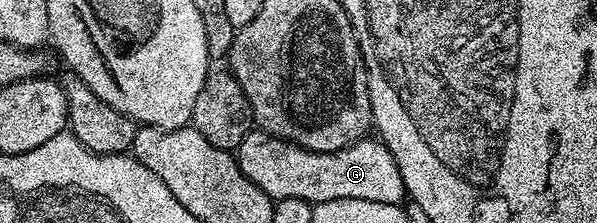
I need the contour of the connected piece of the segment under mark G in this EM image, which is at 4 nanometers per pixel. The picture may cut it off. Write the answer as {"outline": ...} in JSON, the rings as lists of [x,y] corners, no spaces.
{"outline":[[[249,130],[234,155],[242,174],[246,174],[246,178],[250,178],[250,182],[261,188],[273,202],[282,198],[302,198],[307,204],[314,205],[334,202],[338,198],[366,198],[370,202],[400,204],[406,196],[398,162],[394,162],[394,154],[390,154],[388,147],[378,138],[365,138],[337,152],[311,152],[289,140],[269,136],[267,132]]]}

